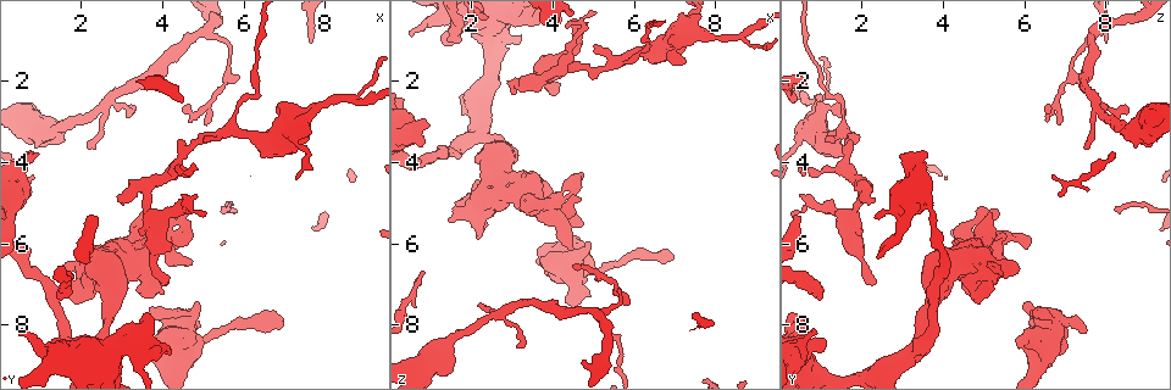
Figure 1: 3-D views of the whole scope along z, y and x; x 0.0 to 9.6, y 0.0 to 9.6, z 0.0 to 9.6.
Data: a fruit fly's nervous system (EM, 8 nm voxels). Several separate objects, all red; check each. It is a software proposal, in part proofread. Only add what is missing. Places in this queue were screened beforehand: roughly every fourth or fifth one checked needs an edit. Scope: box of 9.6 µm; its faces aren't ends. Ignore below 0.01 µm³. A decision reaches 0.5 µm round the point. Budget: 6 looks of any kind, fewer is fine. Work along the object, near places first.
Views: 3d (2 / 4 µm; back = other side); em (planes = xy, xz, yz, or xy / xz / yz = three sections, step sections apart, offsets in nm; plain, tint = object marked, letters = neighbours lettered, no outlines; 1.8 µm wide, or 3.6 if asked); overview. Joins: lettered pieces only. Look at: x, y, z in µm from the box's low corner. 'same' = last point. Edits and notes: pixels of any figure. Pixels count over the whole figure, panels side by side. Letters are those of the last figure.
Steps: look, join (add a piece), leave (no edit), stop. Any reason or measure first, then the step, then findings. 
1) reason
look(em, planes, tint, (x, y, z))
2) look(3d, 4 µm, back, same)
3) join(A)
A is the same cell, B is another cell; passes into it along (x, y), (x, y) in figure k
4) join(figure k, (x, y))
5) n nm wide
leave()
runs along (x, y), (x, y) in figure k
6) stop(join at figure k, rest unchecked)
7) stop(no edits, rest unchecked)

free end
look(em, xz, step 4, letters, (4.65, 5.10, 4.85))

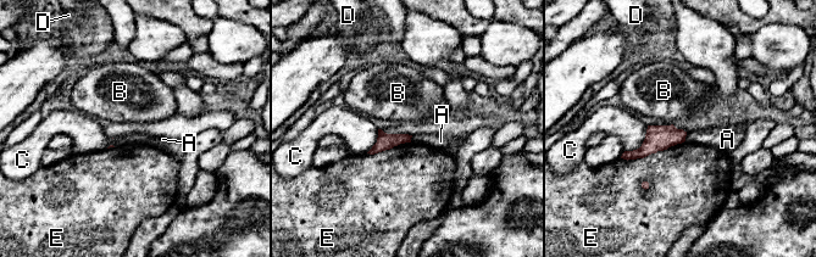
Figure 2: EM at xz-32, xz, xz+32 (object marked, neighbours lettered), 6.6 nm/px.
cut it another way
look(em, planes, letters, same)

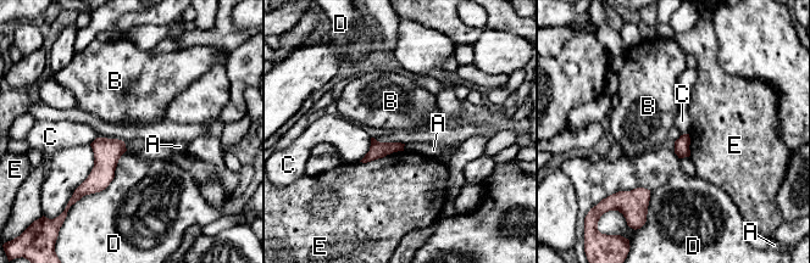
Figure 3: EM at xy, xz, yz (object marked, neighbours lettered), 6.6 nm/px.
leave()
A, B, C, D and E are other cells; border along (371, 138), (369, 151), (359, 161) in figure 3; no lettered piece goes on from it

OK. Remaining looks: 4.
branch stops here
look(em, planes, plain, (2.10, 6.80, 4.45))

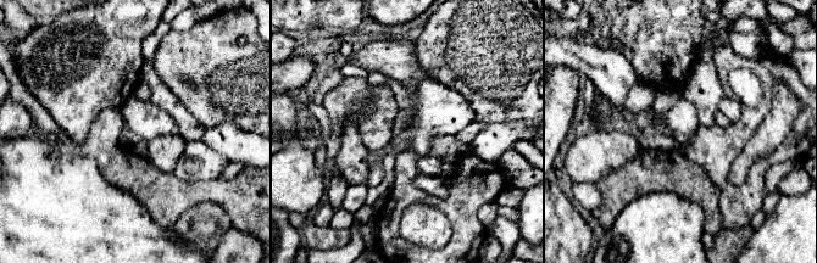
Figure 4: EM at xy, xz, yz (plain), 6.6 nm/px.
look(em, planes, letters, same)

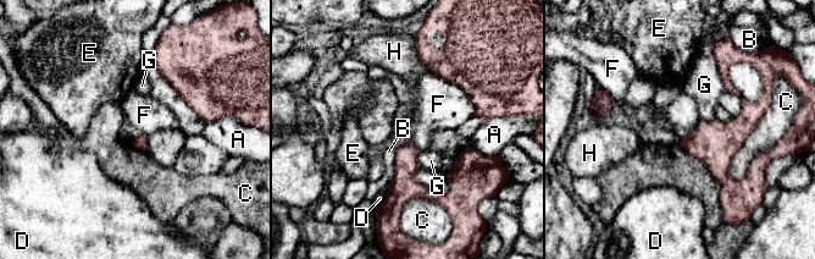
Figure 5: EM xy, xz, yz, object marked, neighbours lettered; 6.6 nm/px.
leave()
A, B, C, D, E, F, G and H are other cells; no lettered piece goes on from it

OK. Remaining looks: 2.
branch stops here
look(em, planes, letters, (1.50, 7.40, 1.00))

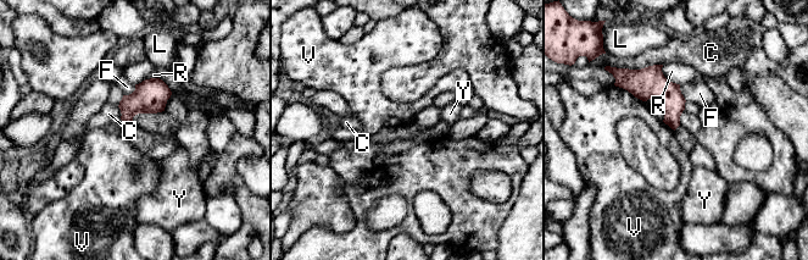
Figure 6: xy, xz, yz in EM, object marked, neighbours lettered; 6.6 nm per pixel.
leave()
C, F, L, R, V and Y are other cells; border along (613, 84), (627, 89), (645, 101) in figure 6; none of them fits

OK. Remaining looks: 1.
stop(no edits, rest unchecked)

